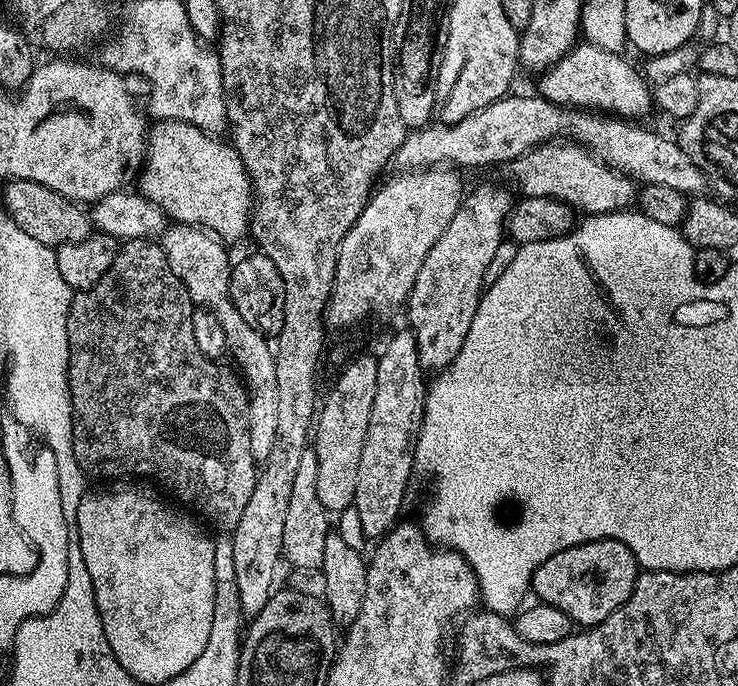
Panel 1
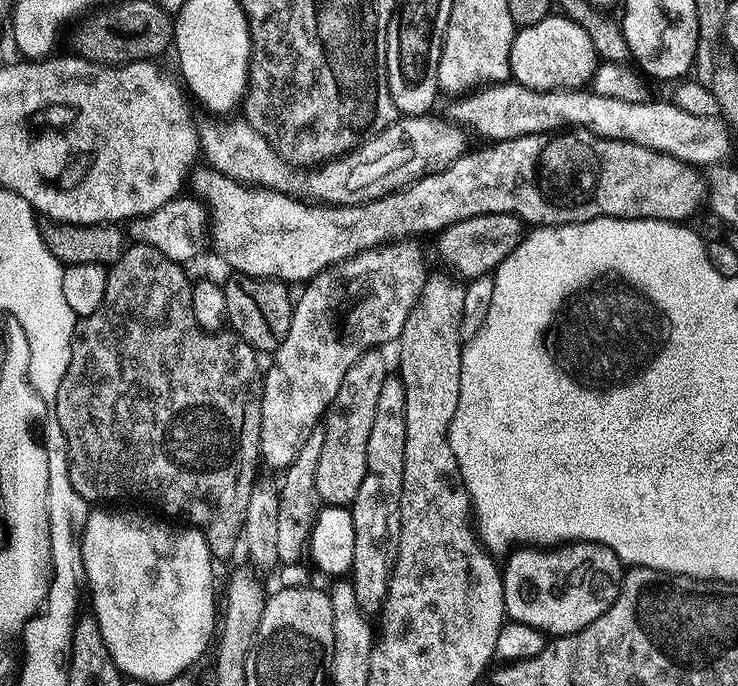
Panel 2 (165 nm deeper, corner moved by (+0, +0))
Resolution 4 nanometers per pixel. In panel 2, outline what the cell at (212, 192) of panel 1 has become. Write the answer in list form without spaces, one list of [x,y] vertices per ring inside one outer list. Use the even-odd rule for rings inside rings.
[[[569,128],[558,132],[543,132],[542,134],[526,134],[525,136],[510,138],[509,140],[498,140],[491,146],[484,147],[488,148],[480,148],[477,152],[472,152],[472,150],[465,151],[464,155],[459,156],[446,170],[424,176],[422,179],[416,180],[413,184],[409,184],[406,188],[397,188],[396,191],[386,194],[377,200],[366,202],[365,204],[325,206],[315,202],[305,203],[305,201],[294,200],[290,196],[284,196],[281,192],[272,192],[269,188],[250,188],[246,184],[240,184],[237,180],[231,180],[222,175],[222,173],[211,170],[203,170],[204,172],[197,171],[195,173],[194,180],[197,180],[200,185],[194,189],[194,192],[199,199],[207,202],[207,205],[210,207],[210,220],[213,224],[210,232],[214,237],[214,244],[216,240],[216,248],[220,251],[221,258],[232,267],[231,271],[233,273],[242,276],[265,276],[268,280],[282,280],[285,282],[293,282],[292,280],[307,282],[313,280],[319,272],[325,272],[327,268],[332,268],[335,264],[340,264],[344,260],[354,258],[371,248],[382,248],[385,244],[408,242],[413,238],[420,238],[416,236],[426,235],[427,232],[439,234],[443,232],[445,228],[449,228],[454,222],[462,222],[466,218],[474,218],[482,214],[517,216],[525,225],[539,226],[542,228],[557,228],[563,224],[590,222],[599,216],[617,216],[623,220],[670,220],[673,222],[688,222],[691,221],[688,219],[690,219],[703,204],[705,207],[706,197],[710,192],[709,185],[706,183],[705,177],[702,175],[699,167],[682,162],[678,158],[674,158],[665,152],[656,152],[653,148],[638,146],[625,140],[611,140],[610,138],[595,136],[593,132],[588,132],[584,128]]]

